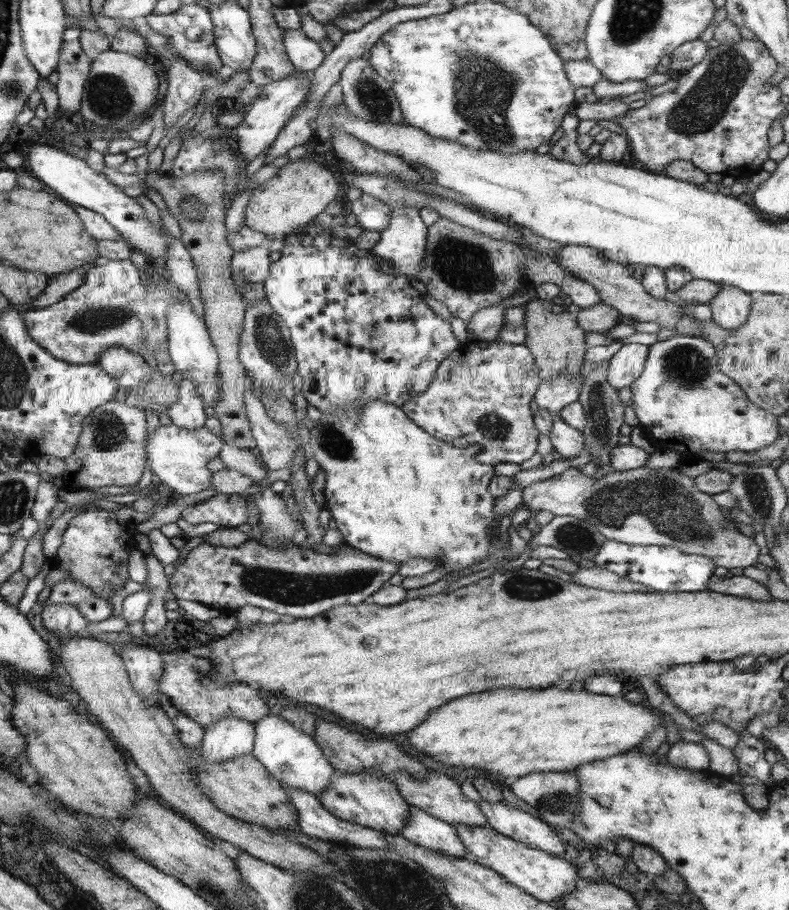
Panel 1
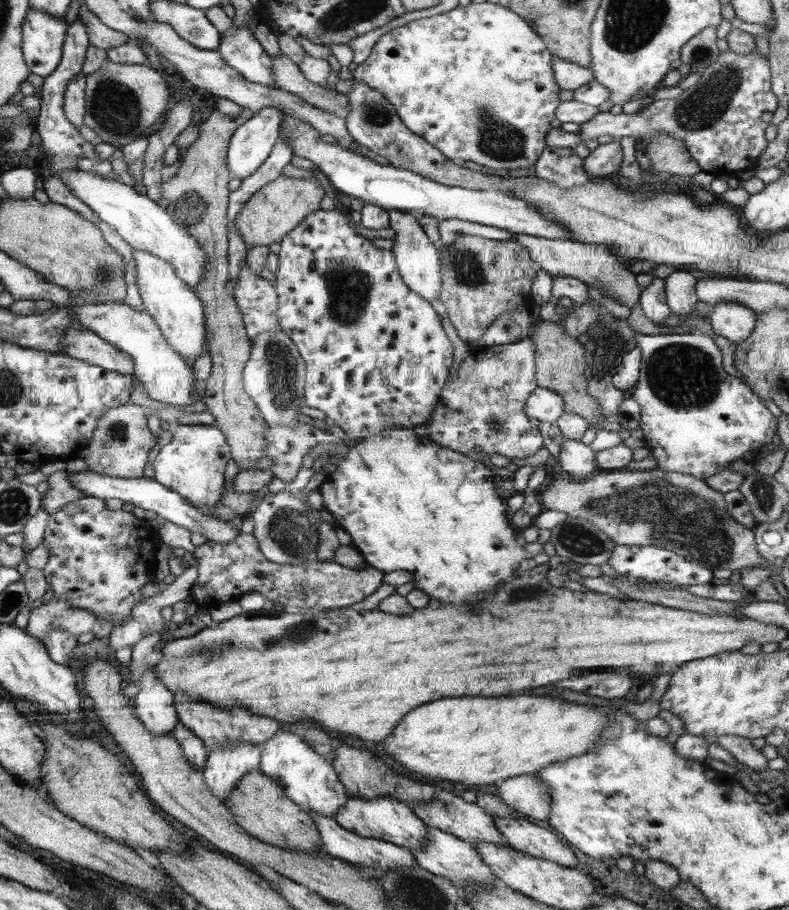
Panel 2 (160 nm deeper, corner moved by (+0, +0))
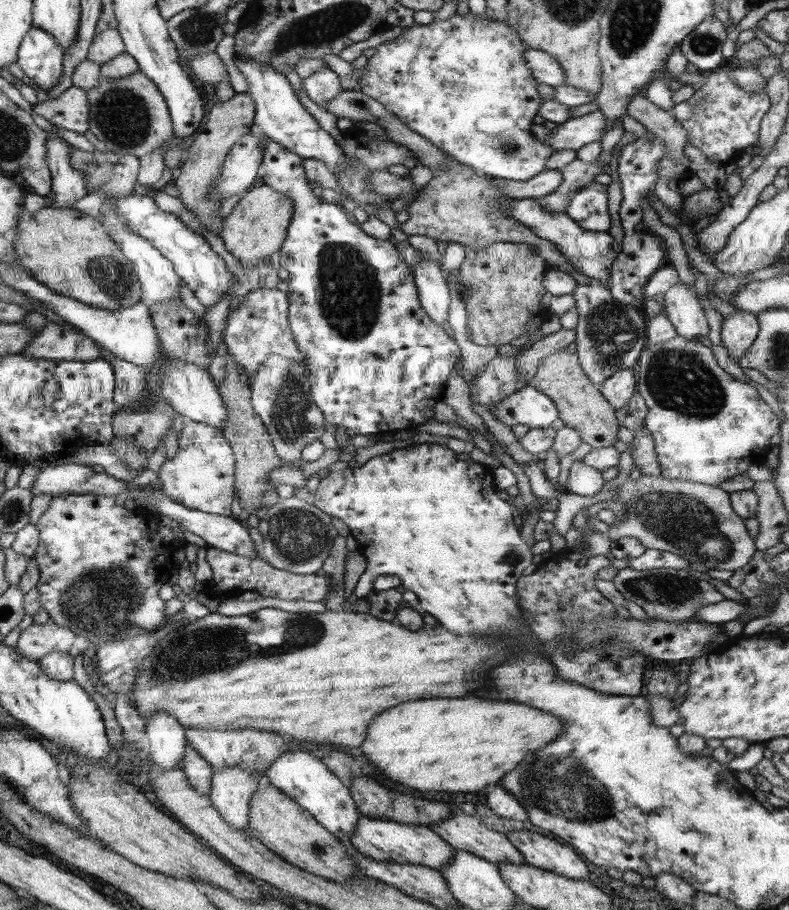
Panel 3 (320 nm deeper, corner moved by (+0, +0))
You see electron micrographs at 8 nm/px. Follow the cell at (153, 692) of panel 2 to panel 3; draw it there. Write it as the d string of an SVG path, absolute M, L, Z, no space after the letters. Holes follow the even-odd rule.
M159 710L146 720L146 724L144 732L150 739L151 748L149 760L161 766L162 770L181 766L187 745L185 728L181 723Z

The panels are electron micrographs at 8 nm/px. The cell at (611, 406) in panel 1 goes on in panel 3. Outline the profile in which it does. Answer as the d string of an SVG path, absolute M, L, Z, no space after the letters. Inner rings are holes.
M578 283L571 294L579 314L575 353L584 374L601 390L602 383L617 370L634 369L639 354L648 345L646 315L636 307L618 302L606 286Z

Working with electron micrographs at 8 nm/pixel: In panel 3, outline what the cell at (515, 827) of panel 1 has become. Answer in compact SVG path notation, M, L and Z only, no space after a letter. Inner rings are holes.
M528 829L509 832L506 838L522 853L526 863L566 878L589 880L586 862L572 847Z

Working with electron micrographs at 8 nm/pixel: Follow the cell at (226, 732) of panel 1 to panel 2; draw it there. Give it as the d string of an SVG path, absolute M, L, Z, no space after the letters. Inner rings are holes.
M239 743L209 751L202 773L209 789L223 803L245 774L261 770L261 749L256 744Z

